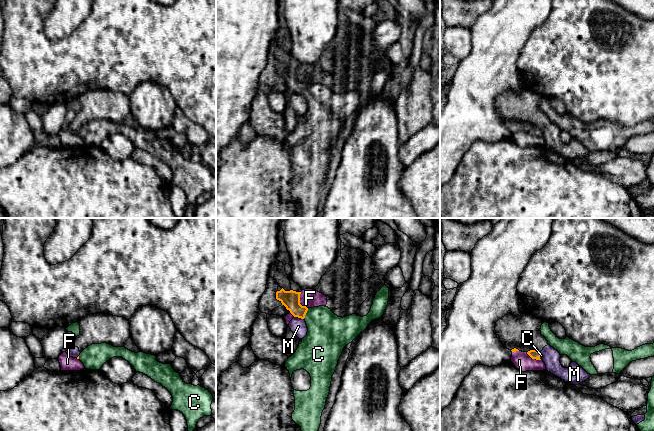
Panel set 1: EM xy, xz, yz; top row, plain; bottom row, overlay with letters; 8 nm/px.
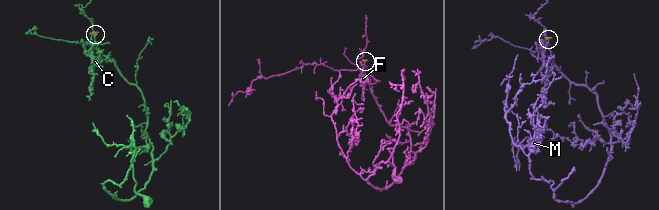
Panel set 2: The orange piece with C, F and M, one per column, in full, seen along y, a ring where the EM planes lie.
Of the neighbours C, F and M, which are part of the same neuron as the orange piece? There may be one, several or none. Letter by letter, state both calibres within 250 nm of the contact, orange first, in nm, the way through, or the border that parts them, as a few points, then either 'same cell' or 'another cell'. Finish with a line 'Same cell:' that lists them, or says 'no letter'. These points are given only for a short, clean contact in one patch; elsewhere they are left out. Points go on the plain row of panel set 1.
C: 140 nm thick on the orange side, 320 nm on the other; runs through xz (290, 75), (306, 88), (328, 110); same cell
F: 140 nm thick on the orange side, 150 nm on the other; border along xz (300, 68), (300, 79), (307, 84); another cell
M: 140 nm thick on the orange side, 130 nm on the other; border along xz (294, 92), (303, 95); another cell
Same cell: C

